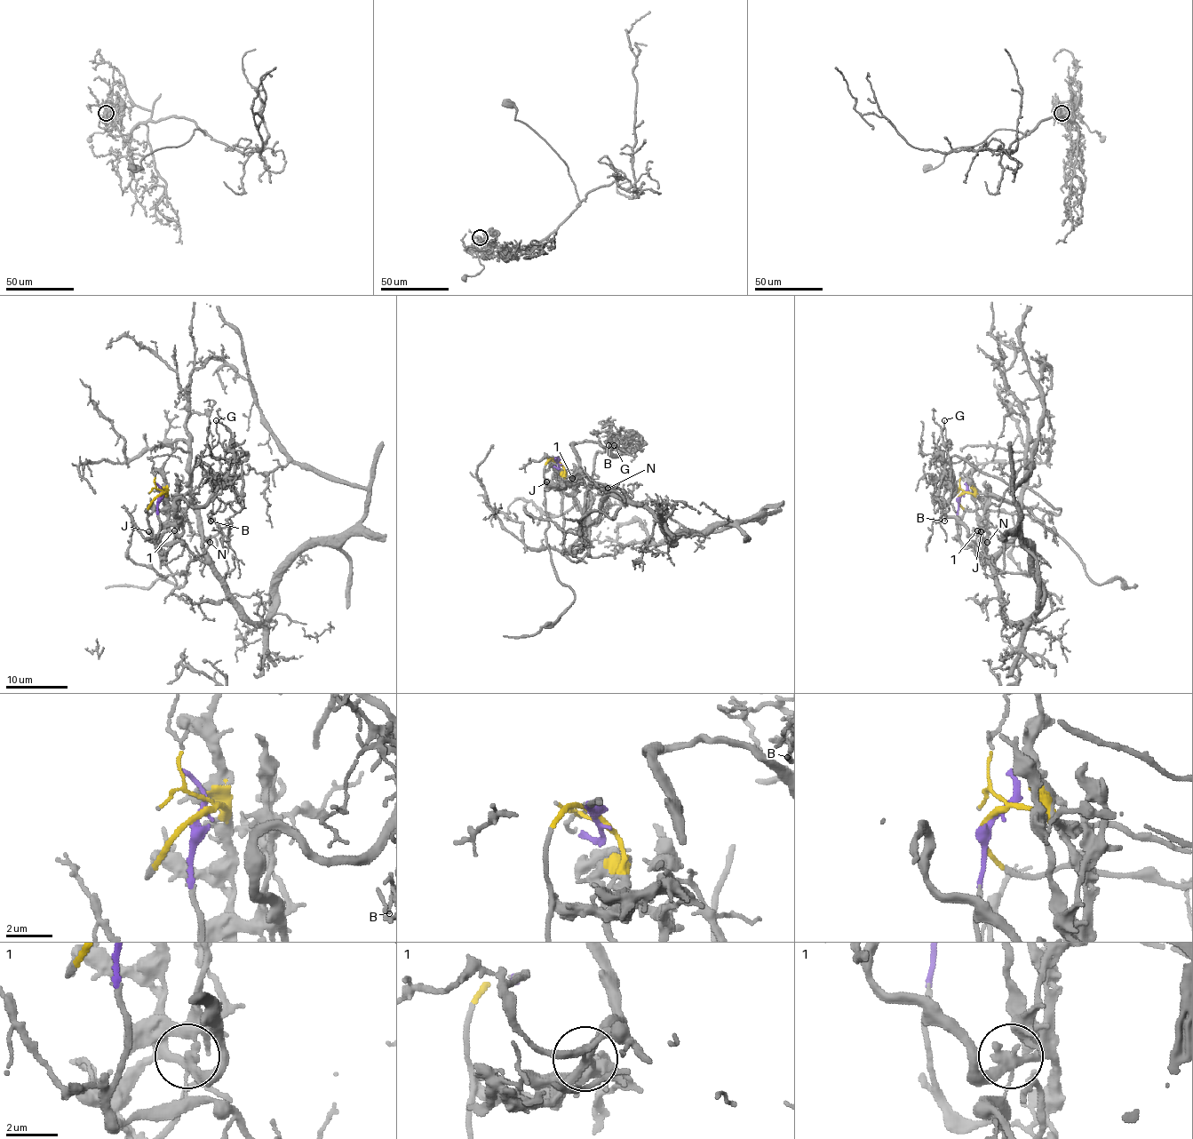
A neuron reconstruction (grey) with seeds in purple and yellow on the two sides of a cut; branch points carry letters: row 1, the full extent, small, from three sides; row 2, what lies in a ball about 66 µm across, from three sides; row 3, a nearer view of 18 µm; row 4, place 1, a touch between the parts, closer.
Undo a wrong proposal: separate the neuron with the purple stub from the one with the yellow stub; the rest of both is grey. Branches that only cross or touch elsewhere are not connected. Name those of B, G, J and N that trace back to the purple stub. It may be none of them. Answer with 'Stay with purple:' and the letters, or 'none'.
Stay with purple: N

